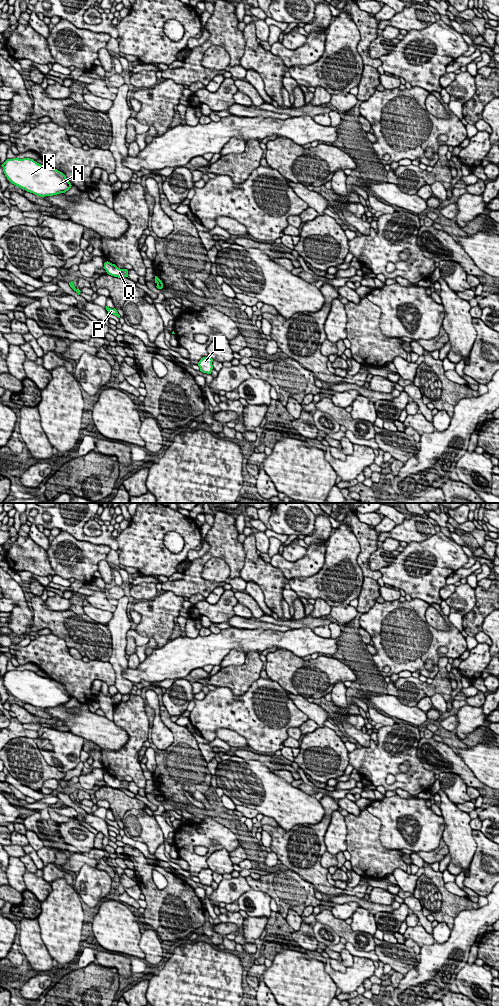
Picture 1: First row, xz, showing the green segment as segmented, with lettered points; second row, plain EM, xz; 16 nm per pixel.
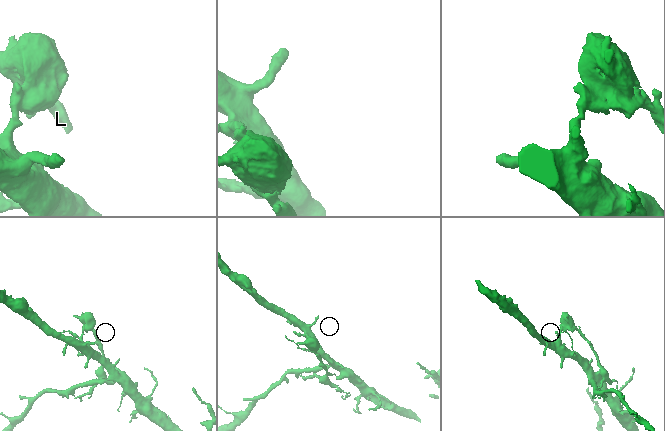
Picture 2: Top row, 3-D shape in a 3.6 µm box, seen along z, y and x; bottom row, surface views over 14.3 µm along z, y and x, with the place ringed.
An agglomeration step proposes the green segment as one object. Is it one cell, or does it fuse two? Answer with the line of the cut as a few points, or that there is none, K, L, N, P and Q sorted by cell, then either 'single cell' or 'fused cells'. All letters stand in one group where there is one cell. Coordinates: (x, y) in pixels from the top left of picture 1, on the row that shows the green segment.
xz (157, 283), (162, 285) | K N P Q / L | fused cells

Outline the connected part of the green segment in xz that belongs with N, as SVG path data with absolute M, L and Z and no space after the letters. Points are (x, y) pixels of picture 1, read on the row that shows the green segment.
M30 158L7 159L1 166L12 184L40 197L65 193L72 186L62 172Z

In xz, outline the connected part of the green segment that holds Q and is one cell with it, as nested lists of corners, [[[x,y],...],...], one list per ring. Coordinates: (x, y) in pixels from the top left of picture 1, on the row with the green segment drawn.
[[[105,262],[103,267],[106,272],[114,277],[128,277],[128,270],[127,269],[120,269],[115,264],[112,264],[110,262]]]

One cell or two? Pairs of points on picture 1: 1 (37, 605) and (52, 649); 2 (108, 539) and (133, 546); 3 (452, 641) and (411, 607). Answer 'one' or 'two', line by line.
1: two
2: two
3: one

